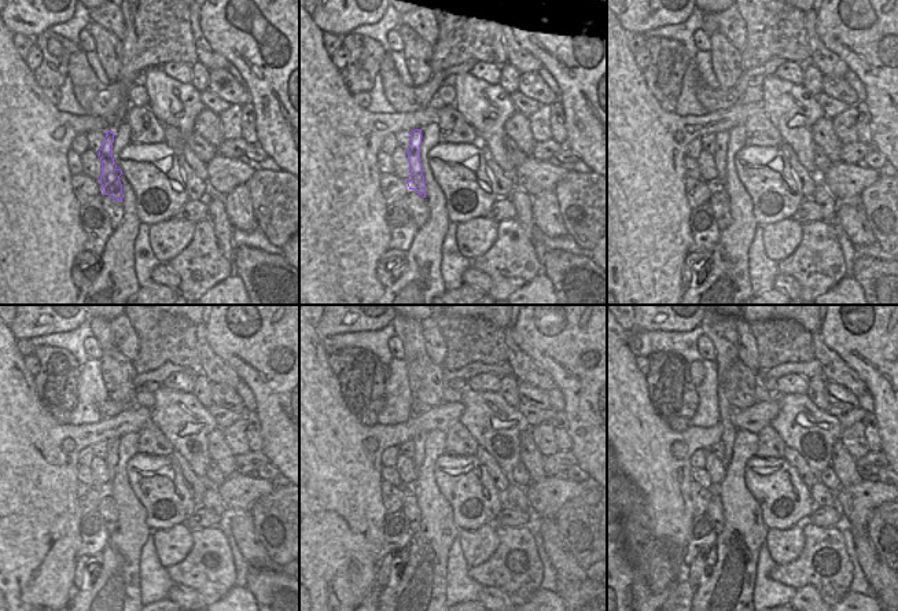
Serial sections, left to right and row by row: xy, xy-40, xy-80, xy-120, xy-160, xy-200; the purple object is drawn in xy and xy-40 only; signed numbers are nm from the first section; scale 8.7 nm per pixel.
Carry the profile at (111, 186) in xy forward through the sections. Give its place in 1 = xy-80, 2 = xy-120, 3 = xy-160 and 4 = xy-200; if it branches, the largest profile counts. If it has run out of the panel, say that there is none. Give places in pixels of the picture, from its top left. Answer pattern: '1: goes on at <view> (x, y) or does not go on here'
1: goes on at xy-80 (721, 139)
2: goes on at xy-120 (111, 457)
3: goes on at xy-160 (419, 440)
4: goes on at xy-200 (722, 332)

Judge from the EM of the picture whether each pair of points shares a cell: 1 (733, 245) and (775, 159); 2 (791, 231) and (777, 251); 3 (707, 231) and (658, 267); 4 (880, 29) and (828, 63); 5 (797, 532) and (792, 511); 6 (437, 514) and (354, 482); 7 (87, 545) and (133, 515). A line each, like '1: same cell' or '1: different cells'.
1: different cells
2: same cell
3: different cells
4: different cells
5: different cells
6: different cells
7: different cells

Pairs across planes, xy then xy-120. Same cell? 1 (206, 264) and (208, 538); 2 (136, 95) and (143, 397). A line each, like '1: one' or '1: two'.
1: one
2: one

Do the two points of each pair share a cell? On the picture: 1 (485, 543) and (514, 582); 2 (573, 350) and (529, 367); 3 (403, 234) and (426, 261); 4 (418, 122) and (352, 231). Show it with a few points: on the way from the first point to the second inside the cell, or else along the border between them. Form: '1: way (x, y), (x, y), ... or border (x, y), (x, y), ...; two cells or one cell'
1: border (496, 526), (497, 548), (488, 559), (470, 567); two cells
2: border (514, 341), (551, 376), (556, 386); two cells
3: border (419, 228), (405, 253); two cells
4: way (383, 125), (352, 157), (352, 197); one cell

